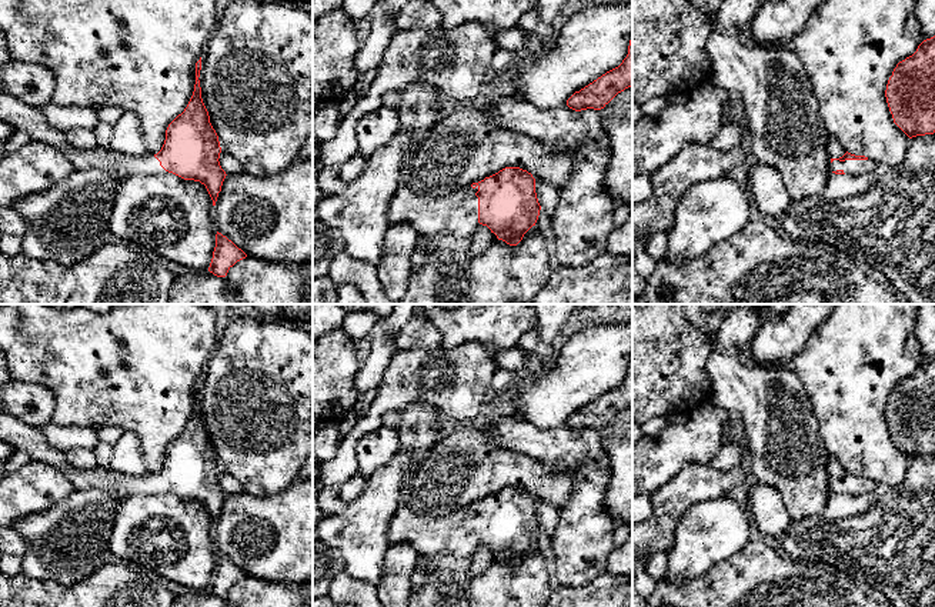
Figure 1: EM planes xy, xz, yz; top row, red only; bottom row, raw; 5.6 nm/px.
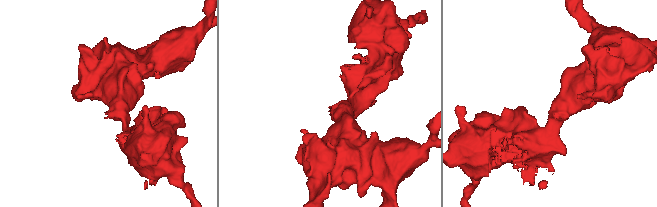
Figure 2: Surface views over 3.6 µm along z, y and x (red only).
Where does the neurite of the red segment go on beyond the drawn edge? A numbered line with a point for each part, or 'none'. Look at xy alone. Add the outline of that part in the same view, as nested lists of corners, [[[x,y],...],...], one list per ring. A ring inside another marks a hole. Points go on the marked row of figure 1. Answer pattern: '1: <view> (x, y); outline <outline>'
1: xy (20, 117); outline [[[0,91],[0,121],[9,124],[13,131],[26,131],[31,140],[59,149],[67,156],[76,170],[100,169],[120,179],[134,174],[166,173],[153,154],[134,157],[98,146],[93,150],[76,149],[69,143],[64,131],[47,123],[41,110],[30,107],[3,91]]]

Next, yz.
1: yz (848, 166); outline [[[871,159],[845,160],[845,161],[834,160],[831,163],[831,170],[832,171],[842,170],[845,174],[868,174],[876,167],[876,164],[878,163],[875,163]]]

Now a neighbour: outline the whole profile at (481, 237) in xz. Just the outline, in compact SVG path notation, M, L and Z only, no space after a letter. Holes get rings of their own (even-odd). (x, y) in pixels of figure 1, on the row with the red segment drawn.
M478 224L471 233L471 256L477 257L492 243L492 233L487 226Z

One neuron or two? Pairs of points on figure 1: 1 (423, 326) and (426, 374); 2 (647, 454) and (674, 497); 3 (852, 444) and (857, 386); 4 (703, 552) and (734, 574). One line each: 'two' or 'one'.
1: two
2: two
3: one
4: two

